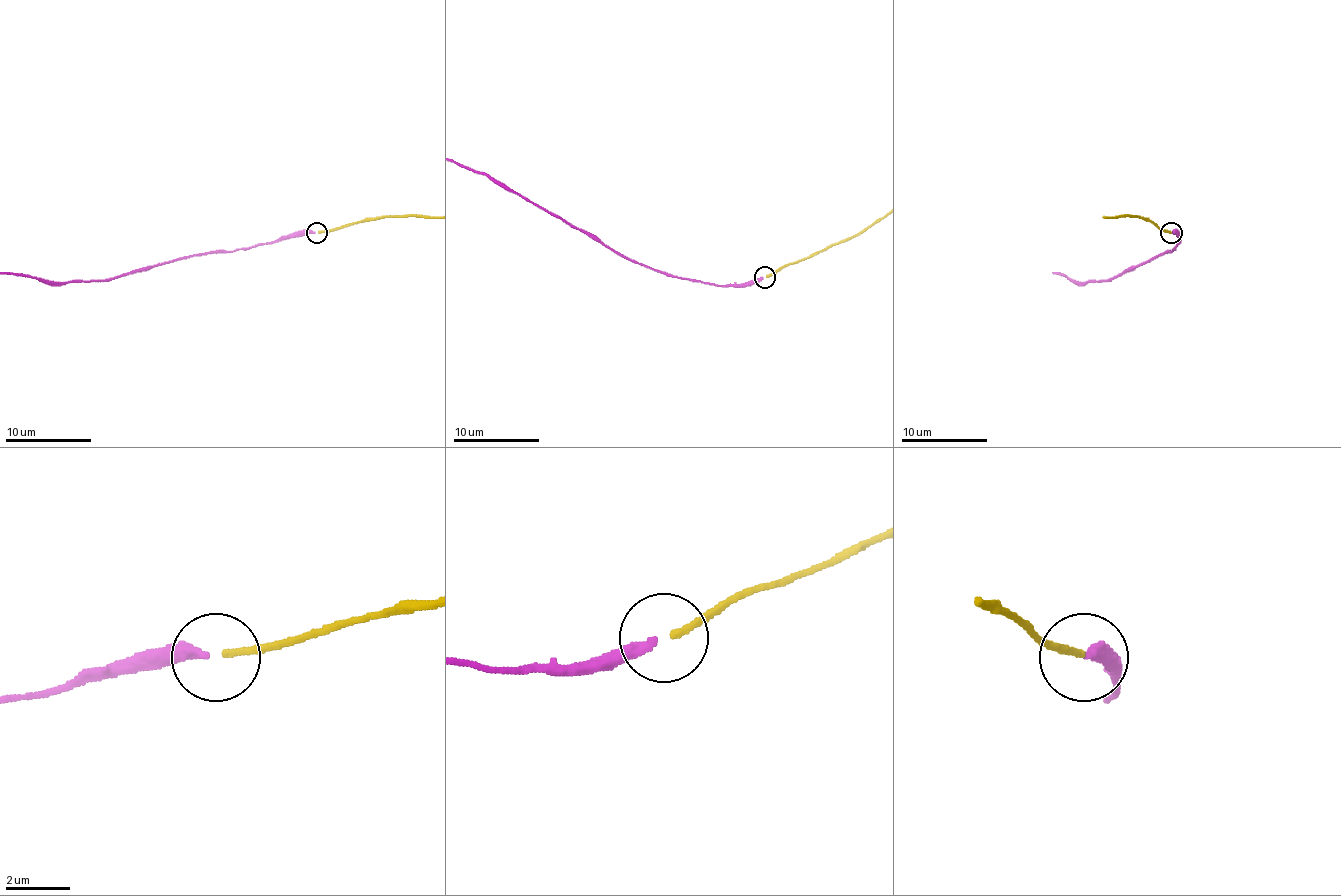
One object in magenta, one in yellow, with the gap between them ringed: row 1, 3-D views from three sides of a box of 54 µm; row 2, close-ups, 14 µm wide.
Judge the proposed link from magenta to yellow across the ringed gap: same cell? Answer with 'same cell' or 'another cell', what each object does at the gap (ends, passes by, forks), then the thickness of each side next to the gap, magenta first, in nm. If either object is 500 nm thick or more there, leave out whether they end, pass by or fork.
same cell; magenta ends there; yellow ends there; 320 nm thick on the magenta side, 200 nm on the other

